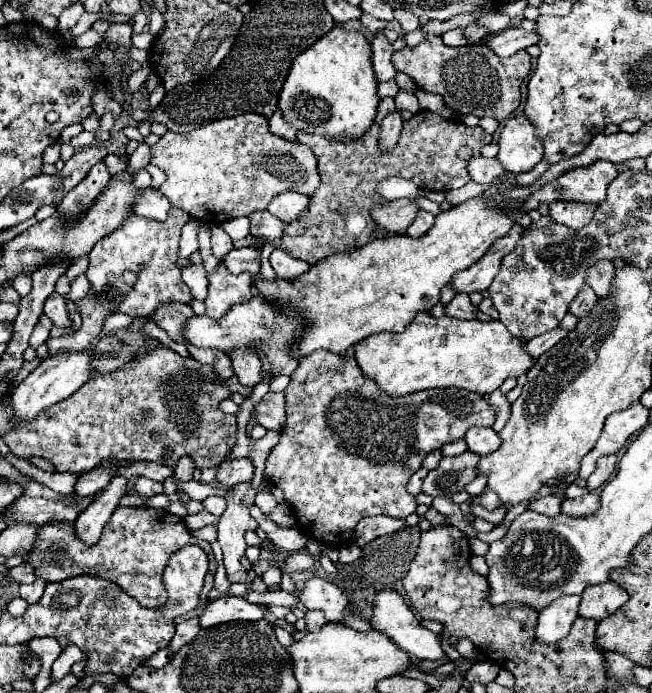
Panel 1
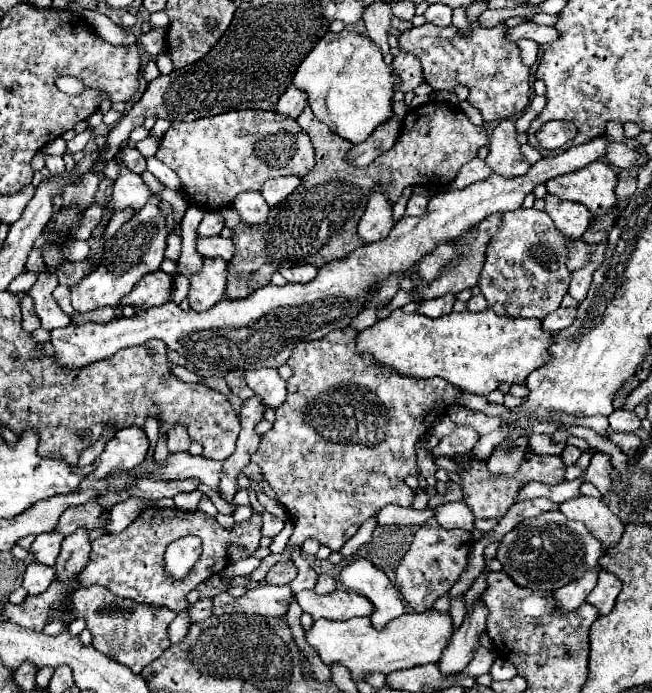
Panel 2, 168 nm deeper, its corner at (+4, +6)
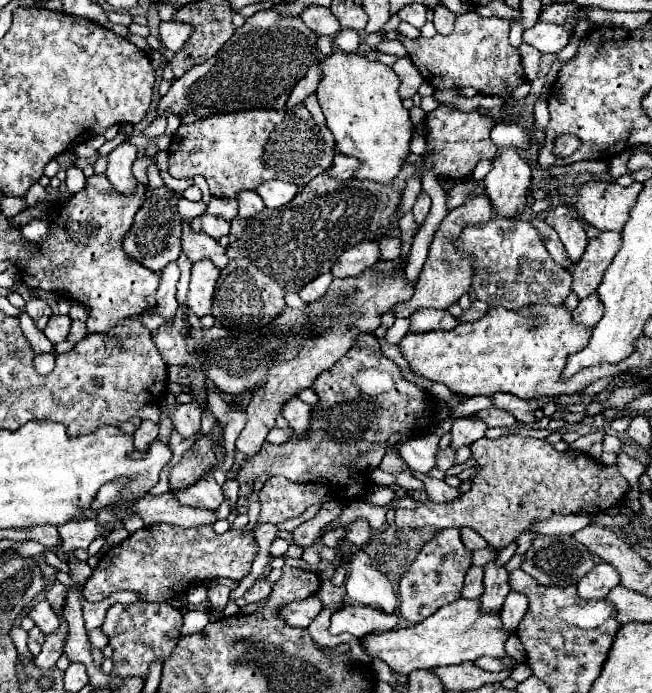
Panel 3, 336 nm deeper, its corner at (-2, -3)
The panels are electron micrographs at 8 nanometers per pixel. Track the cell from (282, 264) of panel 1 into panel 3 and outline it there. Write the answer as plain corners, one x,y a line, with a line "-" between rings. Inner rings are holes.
323,274
323,276
315,278
313,282
309,282
307,286
301,288
301,292
299,292
301,300
305,300
305,302
315,302
315,300
319,300
319,298
327,292
331,280
333,280
331,274

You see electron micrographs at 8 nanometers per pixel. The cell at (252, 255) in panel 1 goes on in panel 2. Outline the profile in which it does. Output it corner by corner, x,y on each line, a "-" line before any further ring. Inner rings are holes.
221,235
217,237
199,237
197,239
197,251
203,257
221,257
225,261
231,261
235,255
235,245
231,239
225,239

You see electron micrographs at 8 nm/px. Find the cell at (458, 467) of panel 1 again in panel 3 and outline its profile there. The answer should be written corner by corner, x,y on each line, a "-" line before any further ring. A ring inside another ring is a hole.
459,418
453,422
451,434
453,434
453,448
461,448
461,446
471,446
475,440
483,438
487,432
487,424
483,424
483,420
479,418

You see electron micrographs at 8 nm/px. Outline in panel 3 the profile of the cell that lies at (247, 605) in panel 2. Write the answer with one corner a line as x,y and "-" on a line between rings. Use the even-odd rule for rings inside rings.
311,596
307,600
291,602
291,604
283,606
281,618
295,628
307,628
321,610
323,610
323,602
317,596

